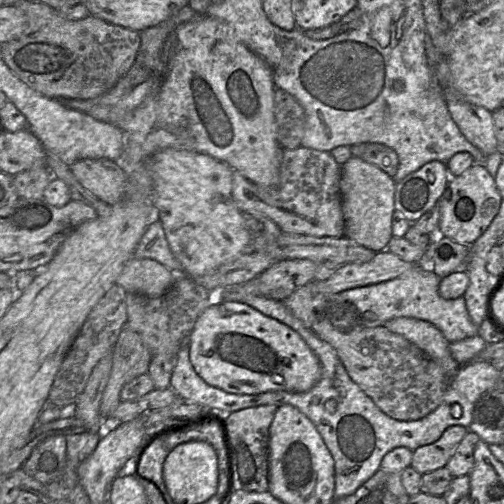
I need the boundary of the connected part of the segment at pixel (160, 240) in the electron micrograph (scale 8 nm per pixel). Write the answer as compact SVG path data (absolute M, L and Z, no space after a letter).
M159 221L152 223L143 234L135 252L138 259L151 259L177 274L183 274L183 267L173 255Z

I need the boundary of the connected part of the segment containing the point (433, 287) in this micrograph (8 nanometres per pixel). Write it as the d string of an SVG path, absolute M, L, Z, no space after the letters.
M418 266L392 280L342 291L340 292L340 298L352 303L357 308L363 324L367 327L384 326L387 321L397 317L411 317L434 324L450 343L478 335L479 327L470 319L464 296L456 299L444 299L439 294L440 281L441 277L433 271L426 271Z

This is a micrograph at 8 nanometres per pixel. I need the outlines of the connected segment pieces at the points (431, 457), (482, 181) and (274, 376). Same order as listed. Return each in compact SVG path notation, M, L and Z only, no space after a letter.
M464 426L447 428L436 442L413 451L411 466L420 474L445 467L468 430Z
M475 163L461 175L450 178L440 199L439 233L458 243L471 246L496 217L502 200L495 178L483 163Z
M236 301L209 305L199 316L189 335L190 361L197 374L209 385L234 394L260 394L269 391L305 392L321 378L318 357L302 336L286 324Z

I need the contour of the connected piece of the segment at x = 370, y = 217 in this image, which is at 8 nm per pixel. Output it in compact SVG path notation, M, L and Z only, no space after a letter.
M351 157L341 166L340 195L345 220L345 237L376 253L388 250L393 237L396 183L379 167L358 157Z

